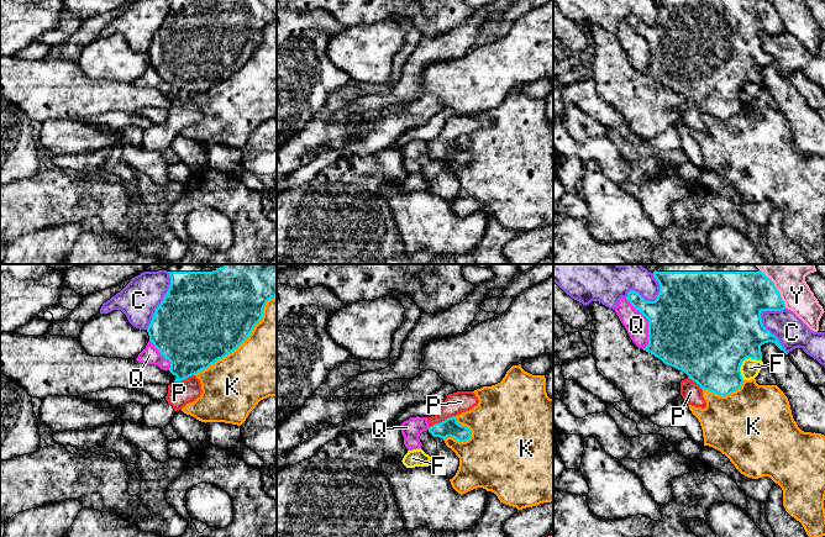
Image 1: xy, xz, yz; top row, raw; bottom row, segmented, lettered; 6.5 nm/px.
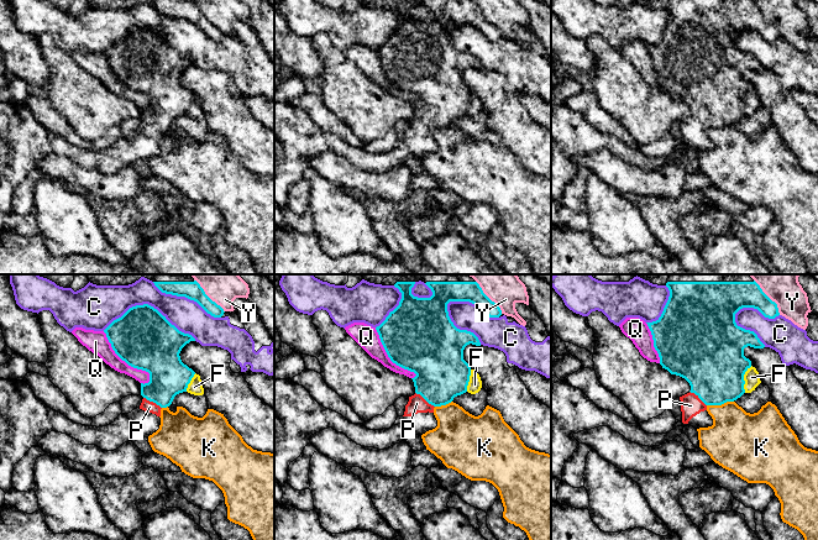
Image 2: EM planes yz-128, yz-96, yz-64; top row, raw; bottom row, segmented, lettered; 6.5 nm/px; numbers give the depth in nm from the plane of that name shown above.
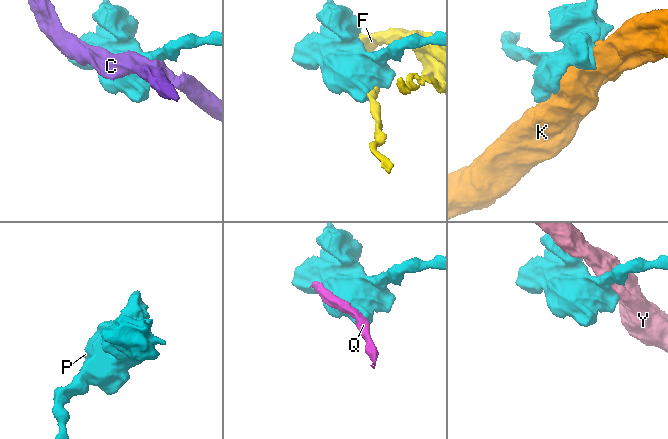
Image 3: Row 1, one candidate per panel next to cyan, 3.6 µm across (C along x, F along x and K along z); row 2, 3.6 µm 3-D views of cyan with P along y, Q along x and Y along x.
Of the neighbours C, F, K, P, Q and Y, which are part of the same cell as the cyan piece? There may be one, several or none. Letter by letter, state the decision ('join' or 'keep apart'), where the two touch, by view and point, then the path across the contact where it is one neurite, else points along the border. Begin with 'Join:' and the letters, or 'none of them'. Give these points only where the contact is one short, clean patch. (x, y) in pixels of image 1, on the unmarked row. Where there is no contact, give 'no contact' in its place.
Join: P
C: keep apart; meets cyan in yz at (770, 56)
F: keep apart; meets cyan in yz at (742, 84)
K: keep apart; meets cyan in xy at (242, 66)
P: join; meets cyan in xz at (442, 145)
Q: keep apart; meets cyan in yz at (649, 47)
Y: keep apart; meets cyan in yz at (778, 15)

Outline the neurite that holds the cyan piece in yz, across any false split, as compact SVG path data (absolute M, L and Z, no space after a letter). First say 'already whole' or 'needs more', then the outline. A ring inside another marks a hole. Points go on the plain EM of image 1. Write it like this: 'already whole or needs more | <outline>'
needs more | M655 0L660 16L655 25L646 25L639 16L630 14L626 22L648 43L648 68L643 74L660 81L664 88L684 95L688 101L681 105L681 119L688 128L706 131L703 115L720 120L739 114L743 106L740 91L745 83L762 84L761 69L774 67L788 78L778 62L762 47L762 35L782 35L785 27L774 6L767 0Z

